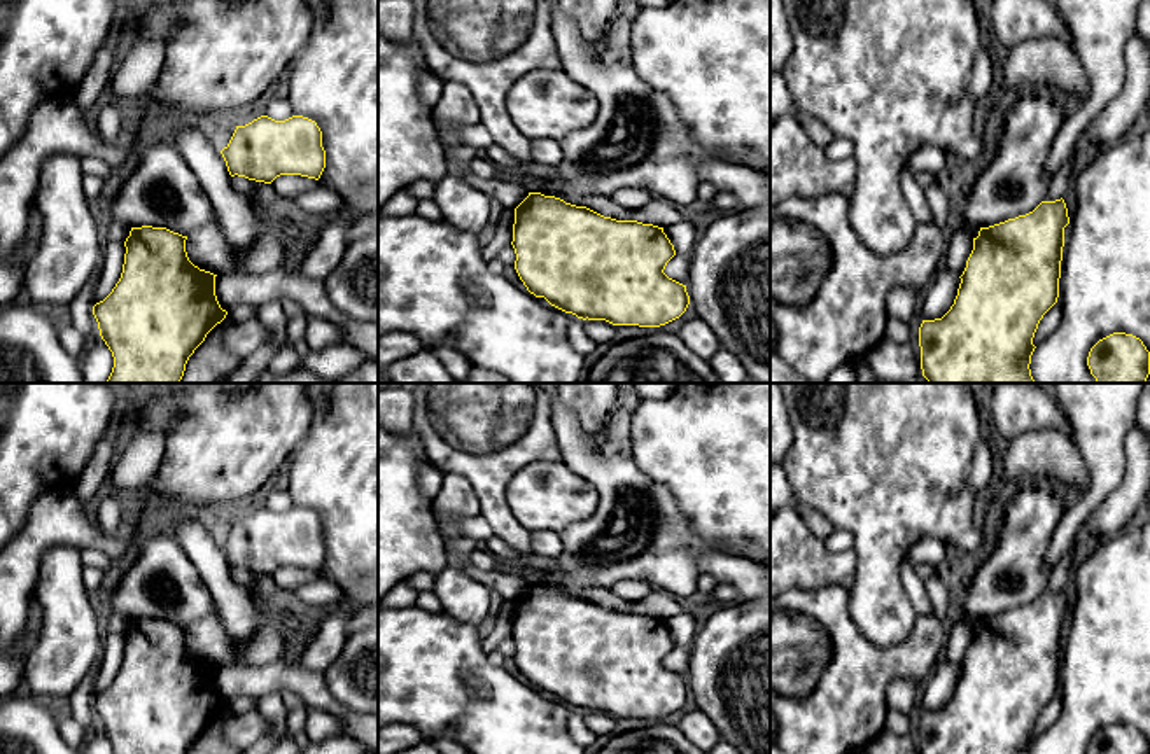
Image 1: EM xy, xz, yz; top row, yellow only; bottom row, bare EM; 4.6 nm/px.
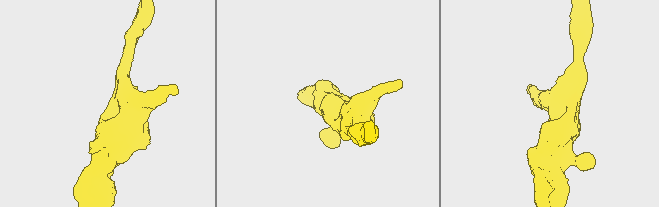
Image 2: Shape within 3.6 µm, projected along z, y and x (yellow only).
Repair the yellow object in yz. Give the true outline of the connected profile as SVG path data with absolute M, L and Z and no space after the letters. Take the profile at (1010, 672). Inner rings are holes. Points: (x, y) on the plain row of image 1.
M1064 591L1041 593L1033 604L980 619L966 653L950 702L919 719L921 754L1031 754L1033 730L1043 707L1057 695L1064 619L1069 616Z

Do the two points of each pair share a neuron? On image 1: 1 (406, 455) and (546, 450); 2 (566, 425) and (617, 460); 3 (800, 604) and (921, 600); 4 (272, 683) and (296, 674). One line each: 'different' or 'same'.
1: different
2: same
3: different
4: same

